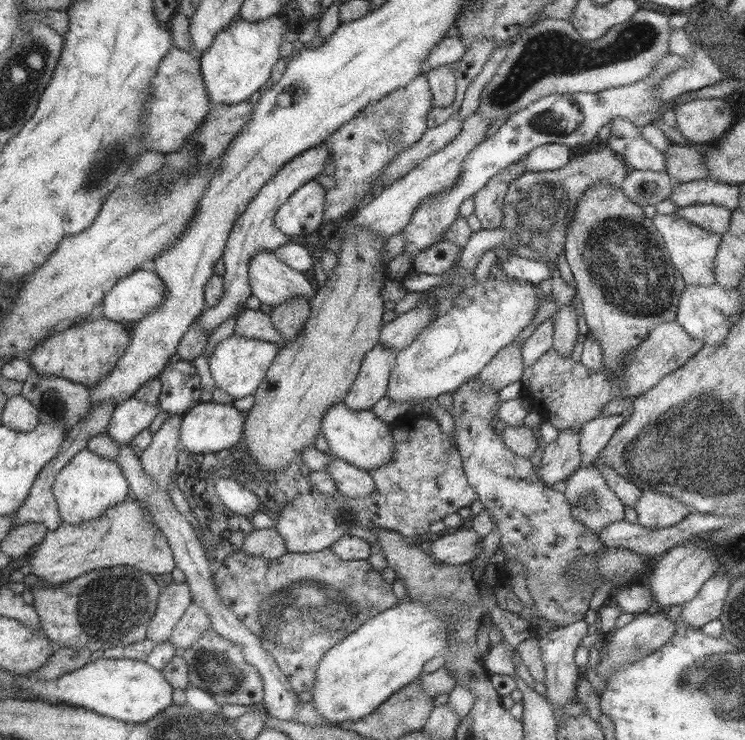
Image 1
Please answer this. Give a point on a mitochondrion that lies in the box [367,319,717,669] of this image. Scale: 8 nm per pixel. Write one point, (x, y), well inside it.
(592, 504)

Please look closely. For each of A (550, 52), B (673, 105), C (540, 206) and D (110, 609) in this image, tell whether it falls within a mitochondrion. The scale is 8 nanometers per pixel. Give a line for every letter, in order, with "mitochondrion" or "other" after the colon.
A: mitochondrion
B: other
C: mitochondrion
D: mitochondrion

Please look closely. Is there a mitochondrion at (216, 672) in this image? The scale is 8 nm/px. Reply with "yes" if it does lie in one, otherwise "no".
yes

